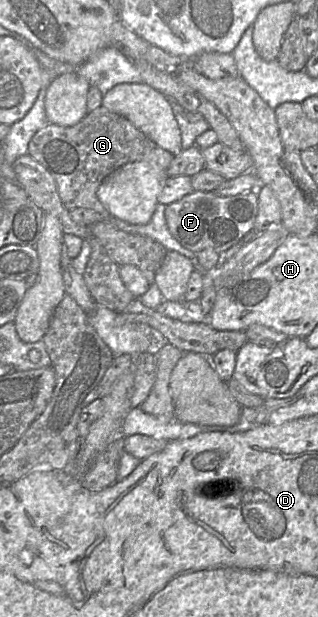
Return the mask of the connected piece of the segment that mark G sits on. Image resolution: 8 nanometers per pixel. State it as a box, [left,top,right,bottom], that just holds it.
[28,106,174,220]

